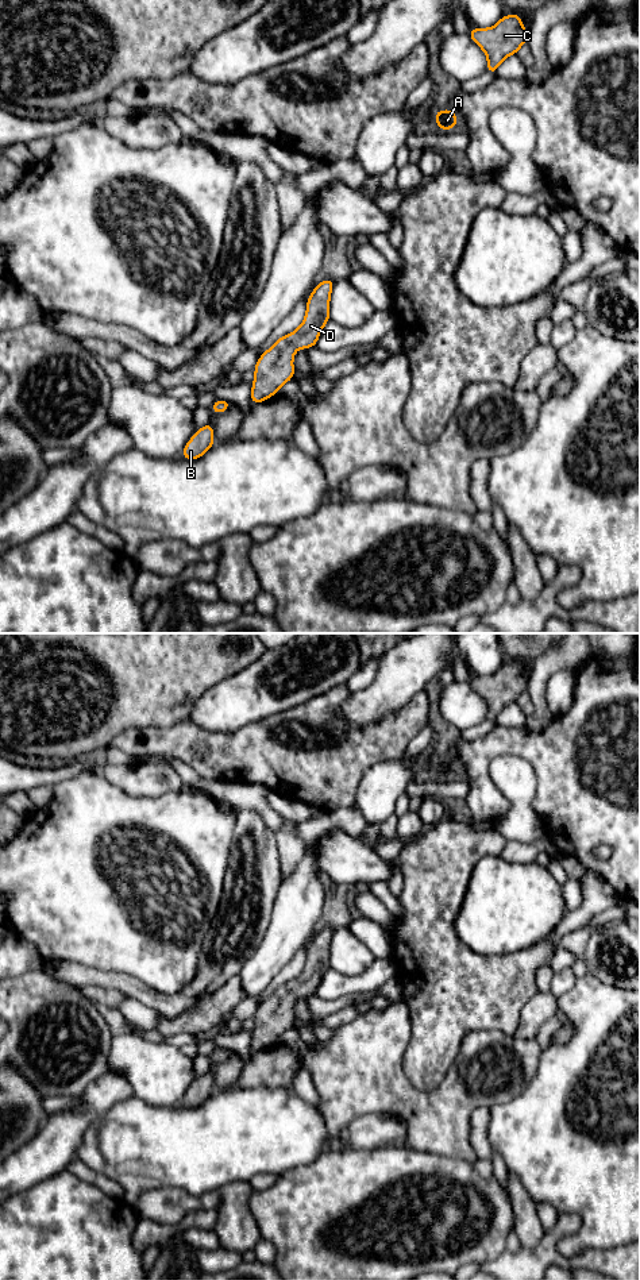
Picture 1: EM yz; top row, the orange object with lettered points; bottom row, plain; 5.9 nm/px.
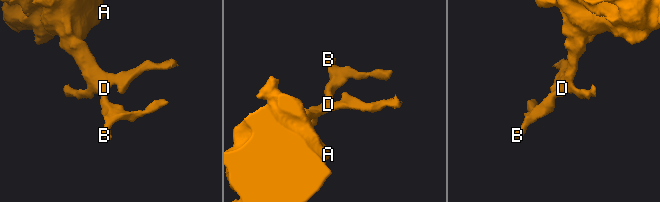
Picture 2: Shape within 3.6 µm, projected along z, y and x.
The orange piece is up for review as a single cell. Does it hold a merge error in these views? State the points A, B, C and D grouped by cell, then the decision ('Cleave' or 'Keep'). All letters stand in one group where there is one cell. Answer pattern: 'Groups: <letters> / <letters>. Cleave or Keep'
Groups: A B C D. Keep

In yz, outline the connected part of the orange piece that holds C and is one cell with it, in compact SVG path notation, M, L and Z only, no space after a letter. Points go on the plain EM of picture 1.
M518 662L502 664L490 676L471 676L469 681L487 703L487 721L496 722L497 716L506 705L517 702L518 697L528 689L528 678L521 674Z

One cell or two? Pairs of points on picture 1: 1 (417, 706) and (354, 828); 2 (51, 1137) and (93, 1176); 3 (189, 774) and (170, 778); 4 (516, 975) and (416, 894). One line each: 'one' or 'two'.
1: two
2: two
3: two
4: one

